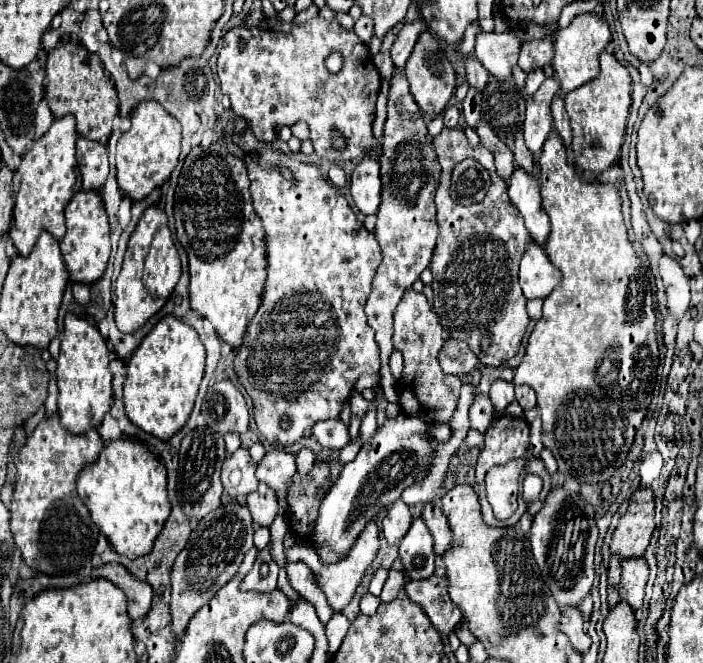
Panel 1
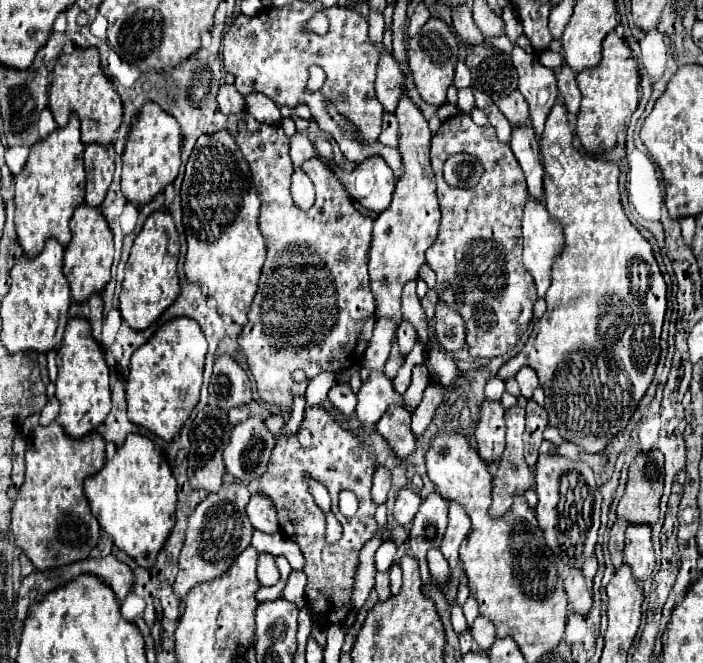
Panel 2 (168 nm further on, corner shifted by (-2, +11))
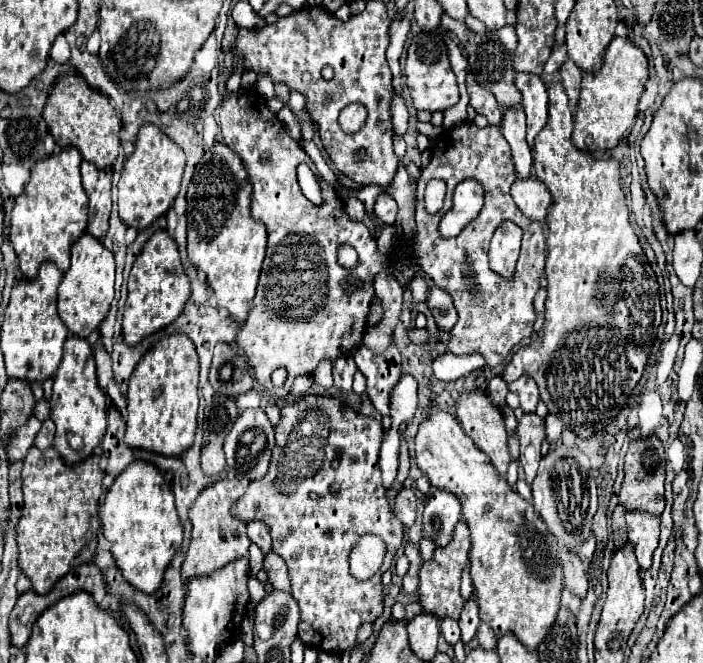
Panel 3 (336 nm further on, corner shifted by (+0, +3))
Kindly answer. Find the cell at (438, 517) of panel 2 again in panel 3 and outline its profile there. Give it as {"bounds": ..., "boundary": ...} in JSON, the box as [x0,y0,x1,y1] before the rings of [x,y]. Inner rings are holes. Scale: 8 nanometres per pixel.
{"bounds":[423,490,461,548],"boundary":[[[433,490],[423,510],[423,536],[429,536],[437,548],[449,544],[455,524],[461,520],[457,496],[445,490]]]}

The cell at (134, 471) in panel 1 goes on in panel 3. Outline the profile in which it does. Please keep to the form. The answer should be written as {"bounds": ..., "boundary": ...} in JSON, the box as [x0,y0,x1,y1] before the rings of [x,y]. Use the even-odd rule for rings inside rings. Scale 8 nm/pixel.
{"bounds":[99,460,183,594],"boundary":[[[133,460],[99,502],[99,520],[123,578],[145,594],[155,592],[163,580],[163,570],[183,540],[183,526],[175,512],[173,492],[159,468],[145,460]]]}

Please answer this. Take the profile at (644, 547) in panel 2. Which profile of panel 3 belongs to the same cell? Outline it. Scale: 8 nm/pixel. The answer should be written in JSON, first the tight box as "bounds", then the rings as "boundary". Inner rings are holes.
{"bounds":[627,512,659,570],"boundary":[[[627,512],[627,530],[641,570],[649,570],[651,556],[659,542],[659,518],[645,512]]]}

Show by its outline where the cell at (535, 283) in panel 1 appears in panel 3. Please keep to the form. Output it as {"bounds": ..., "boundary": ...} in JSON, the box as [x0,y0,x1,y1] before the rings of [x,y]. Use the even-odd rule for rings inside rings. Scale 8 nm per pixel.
{"bounds":[511,178,551,222],"boundary":[[[535,178],[517,180],[511,186],[511,196],[525,218],[529,218],[533,222],[547,220],[547,214],[551,208],[551,194],[539,180],[535,180]]]}

